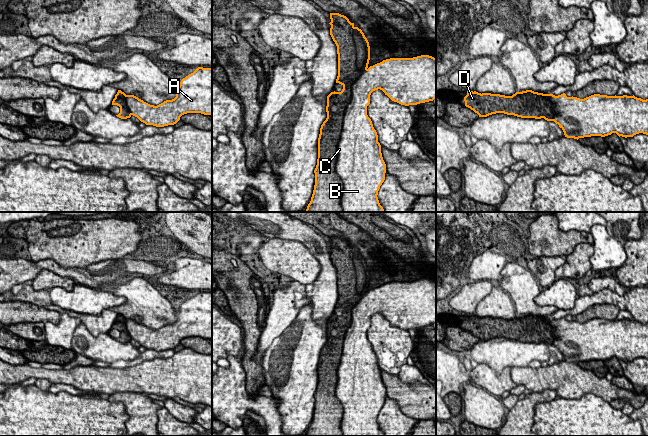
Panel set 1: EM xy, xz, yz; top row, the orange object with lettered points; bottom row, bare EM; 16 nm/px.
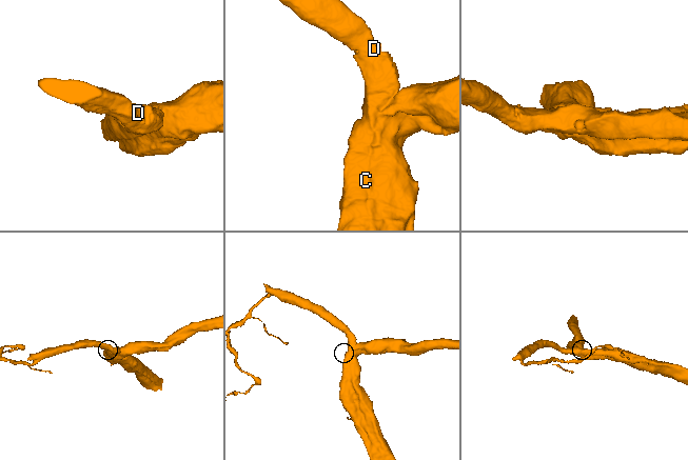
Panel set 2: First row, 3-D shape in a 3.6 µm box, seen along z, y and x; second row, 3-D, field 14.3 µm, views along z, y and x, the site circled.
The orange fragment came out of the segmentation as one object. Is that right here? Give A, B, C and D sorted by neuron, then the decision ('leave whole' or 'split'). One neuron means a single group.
groups A B C D; leave whole

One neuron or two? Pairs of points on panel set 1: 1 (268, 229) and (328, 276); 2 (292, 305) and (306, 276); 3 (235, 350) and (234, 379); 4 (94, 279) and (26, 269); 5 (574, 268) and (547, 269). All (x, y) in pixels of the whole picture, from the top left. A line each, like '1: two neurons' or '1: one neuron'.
1: one neuron
2: two neurons
3: two neurons
4: one neuron
5: two neurons

